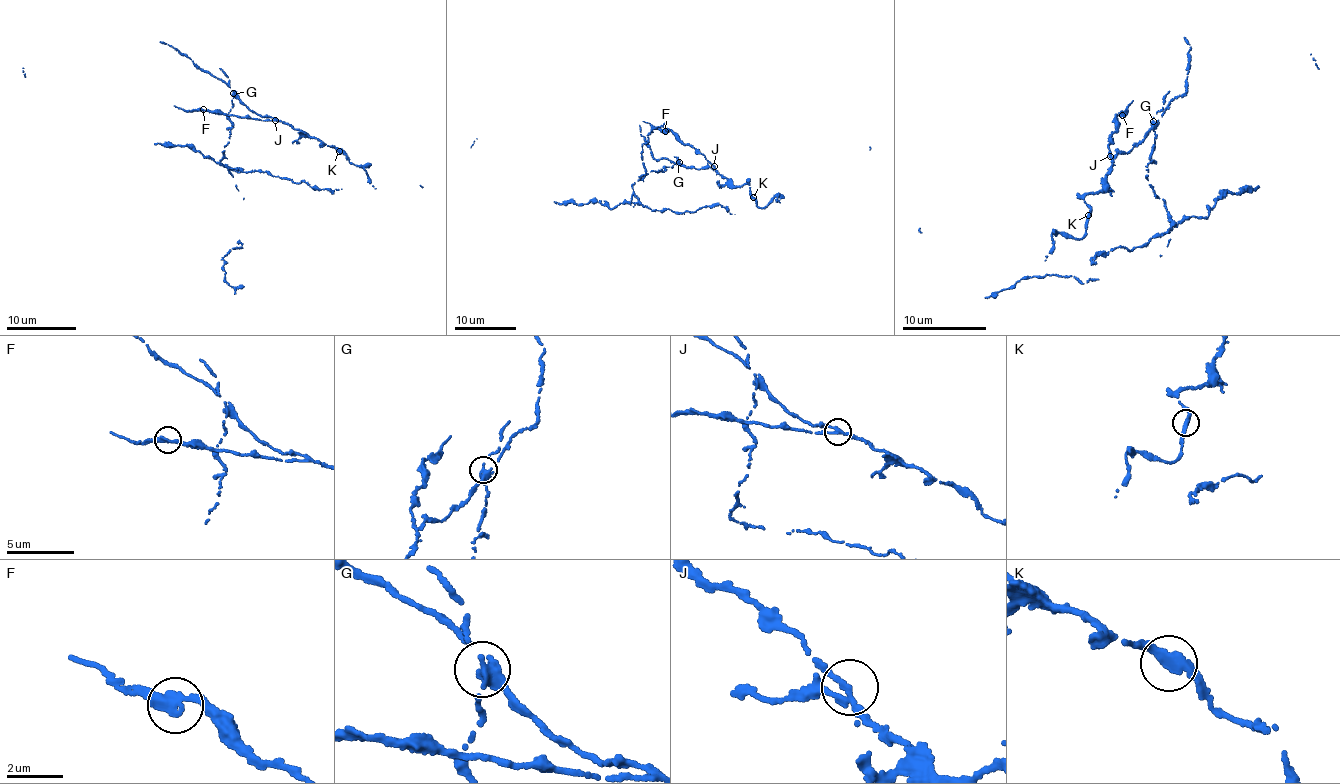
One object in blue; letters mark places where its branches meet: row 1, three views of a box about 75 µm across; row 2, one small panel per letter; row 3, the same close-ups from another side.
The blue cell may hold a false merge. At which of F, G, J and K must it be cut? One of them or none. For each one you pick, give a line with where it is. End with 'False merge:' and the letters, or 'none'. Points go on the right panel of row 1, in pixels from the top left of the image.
G: Place: (1153, 121)
False merge: G

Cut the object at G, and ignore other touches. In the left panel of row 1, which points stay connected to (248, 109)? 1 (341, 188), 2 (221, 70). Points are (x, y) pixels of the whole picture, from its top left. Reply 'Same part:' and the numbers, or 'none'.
Same part: none

